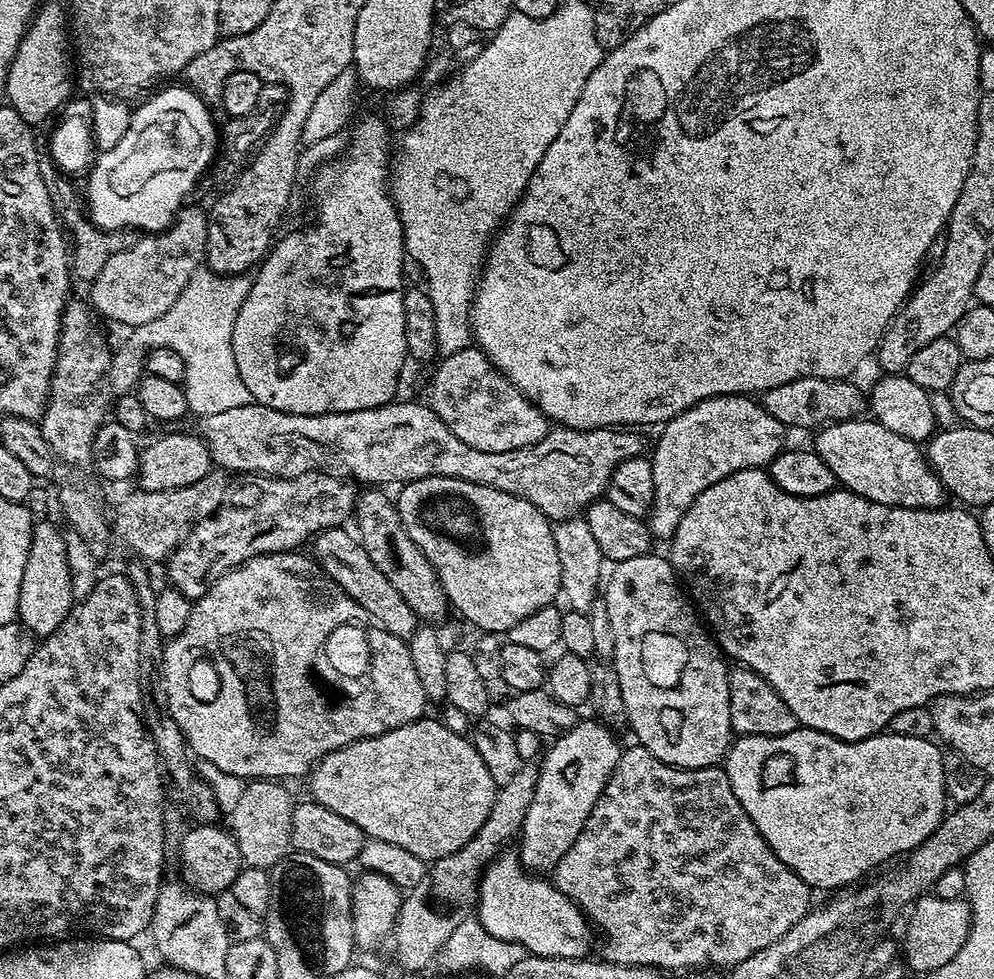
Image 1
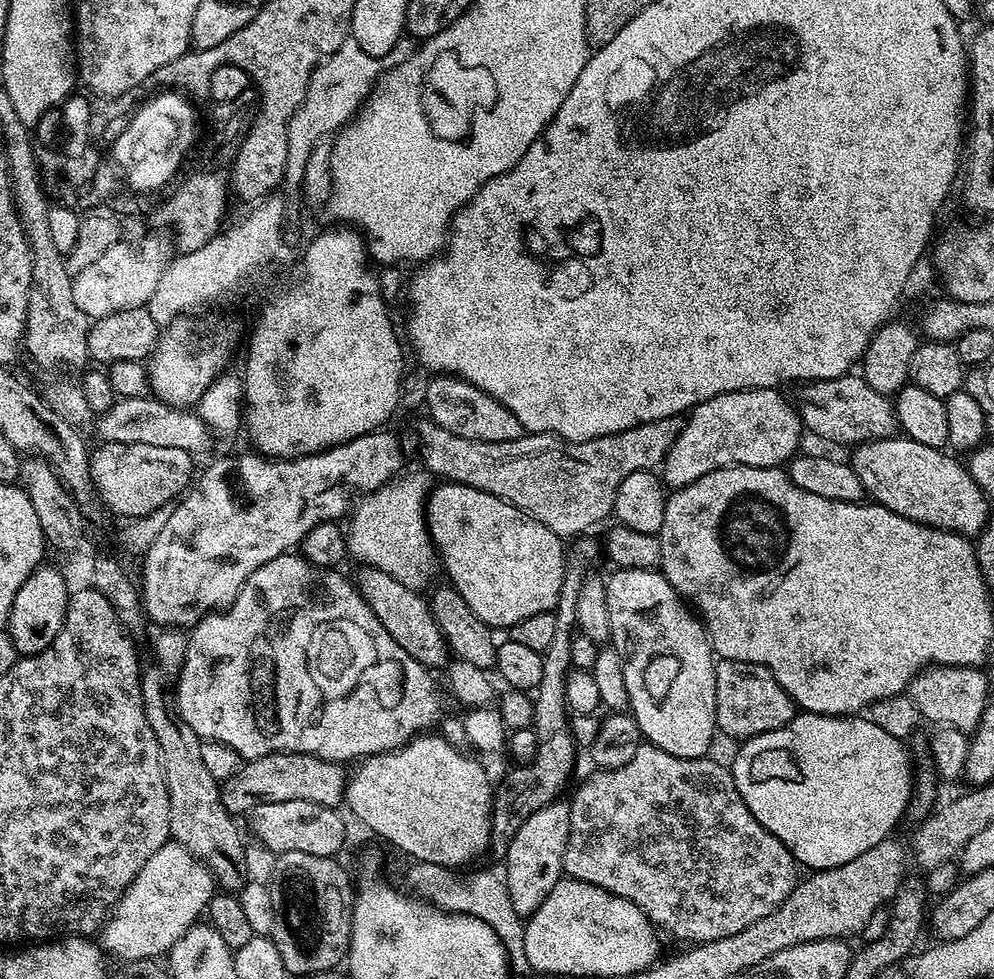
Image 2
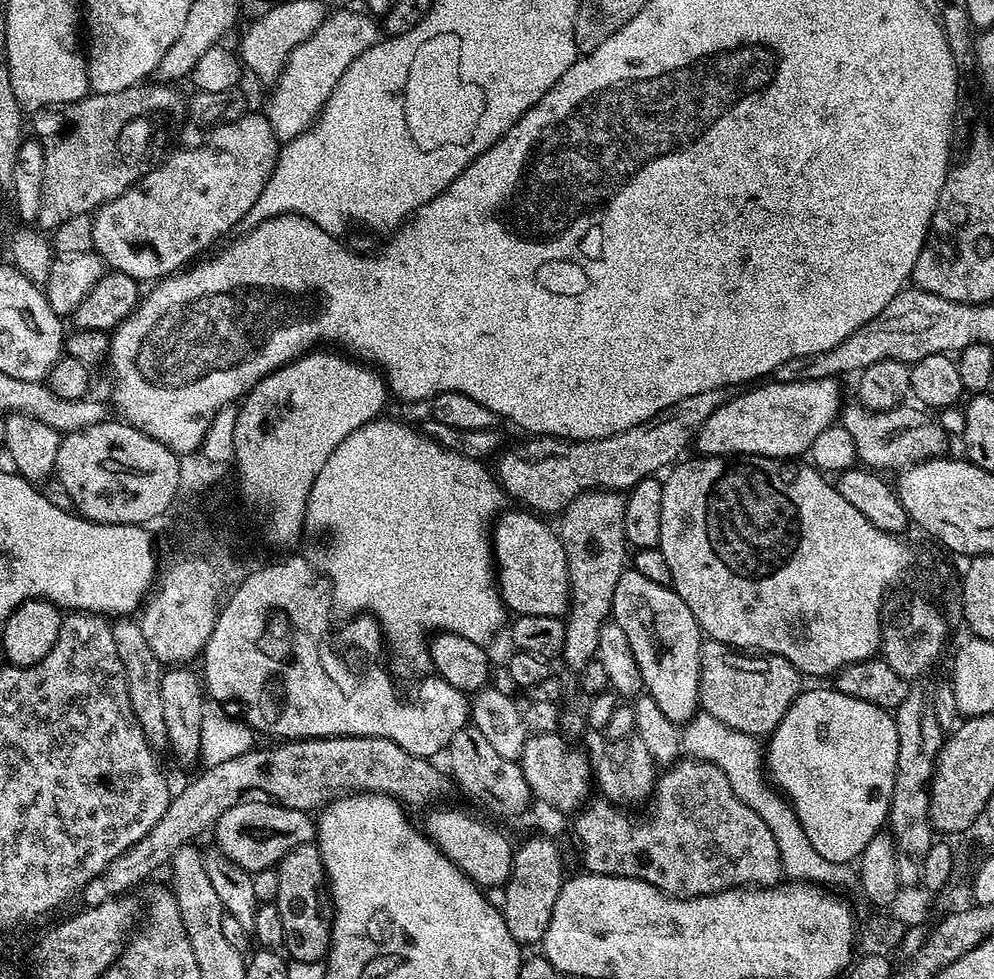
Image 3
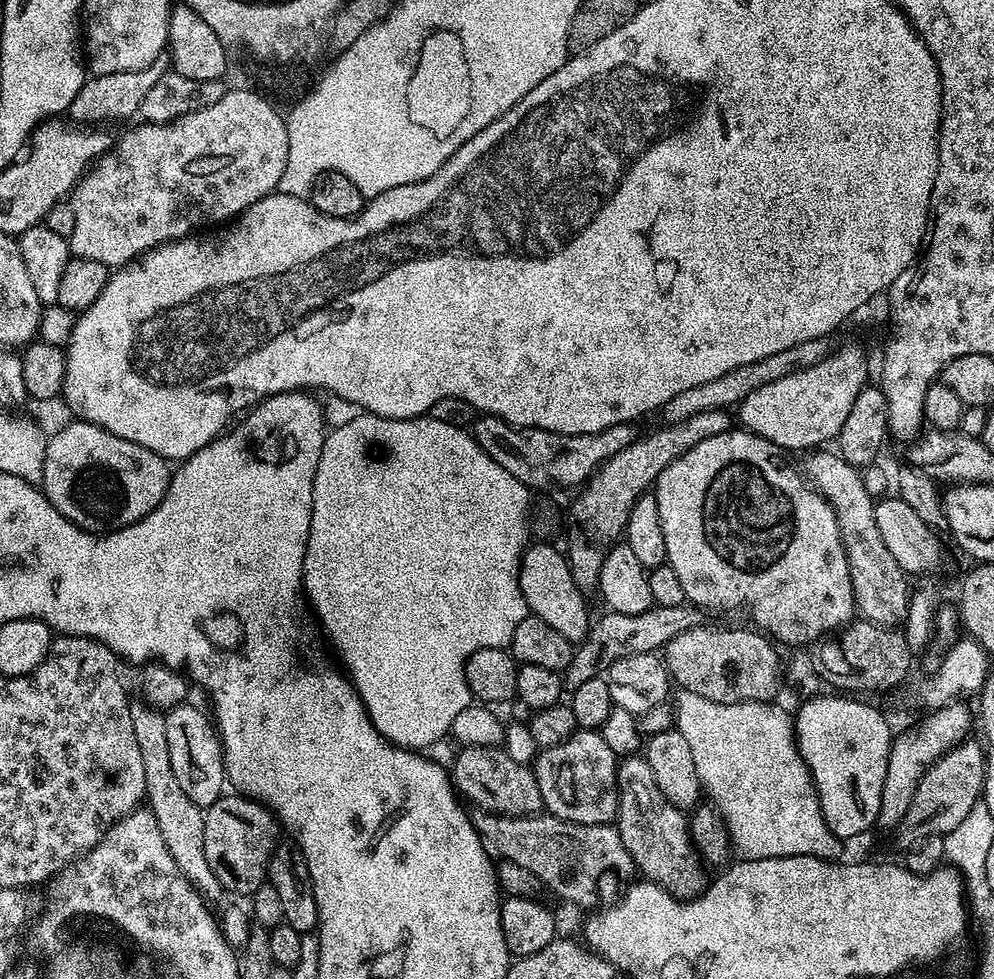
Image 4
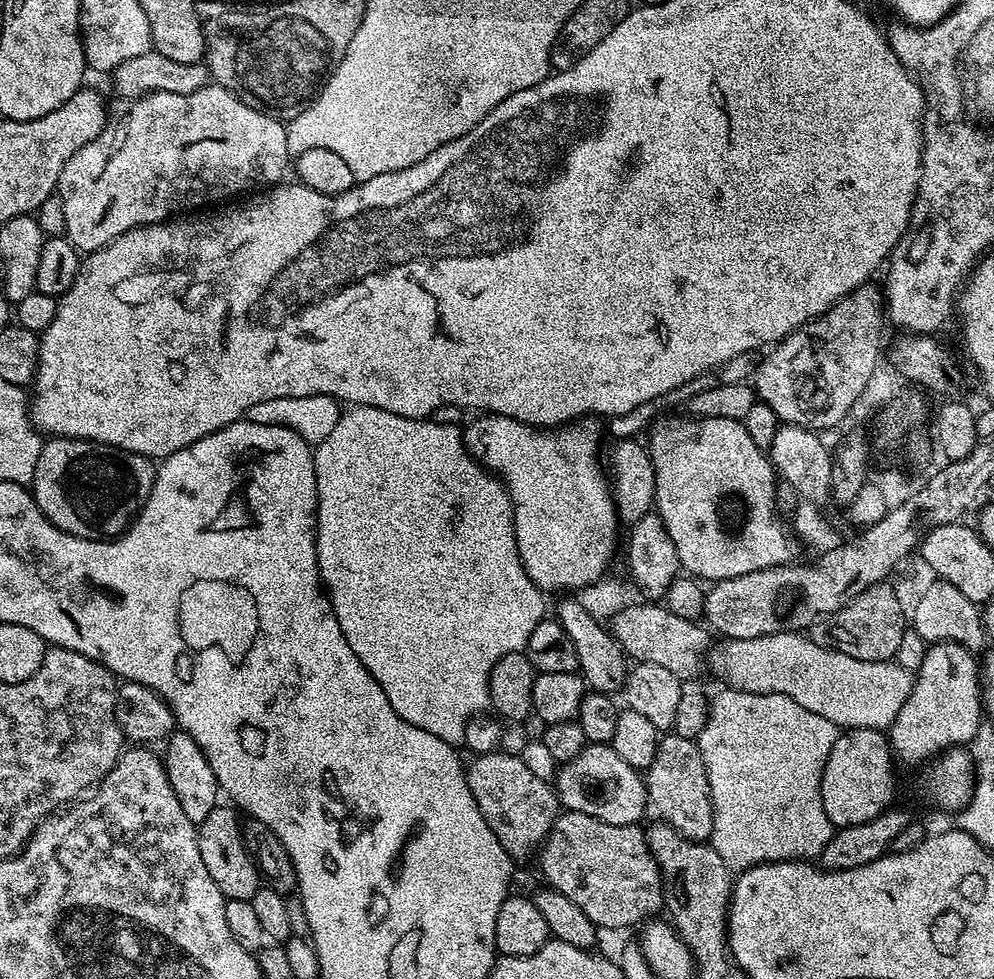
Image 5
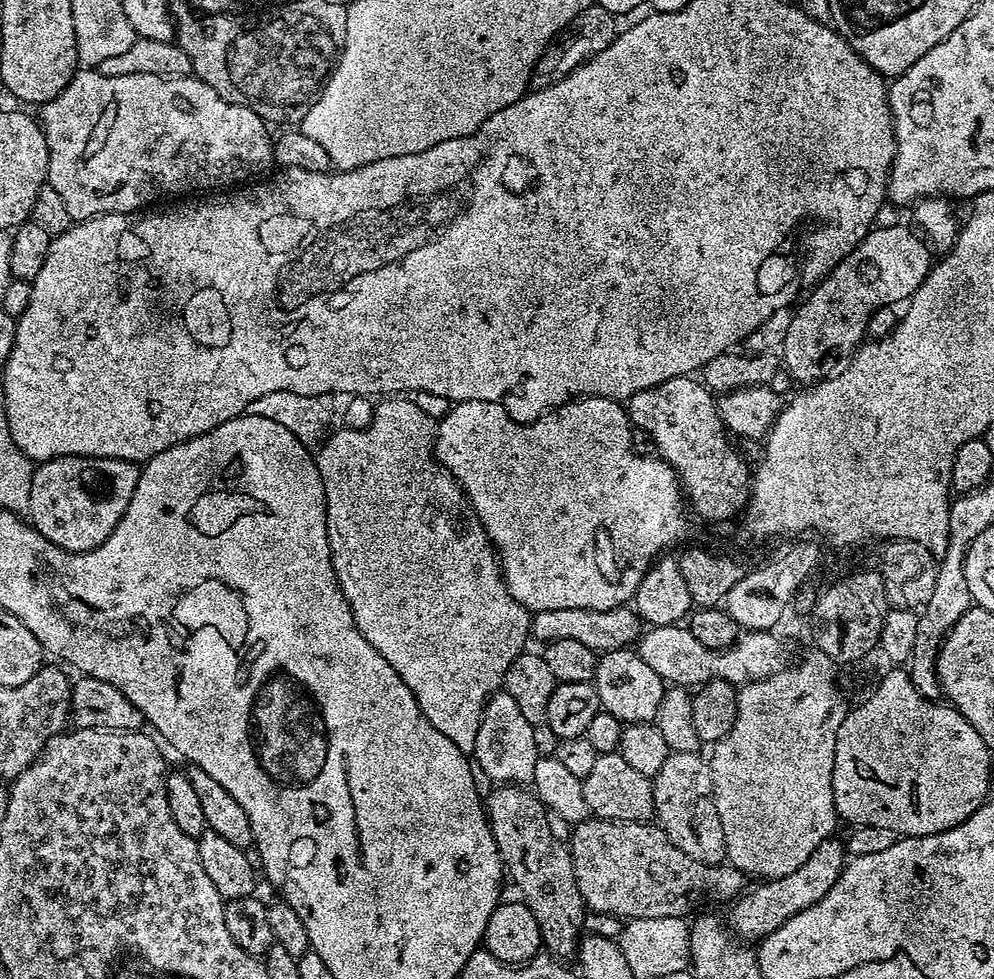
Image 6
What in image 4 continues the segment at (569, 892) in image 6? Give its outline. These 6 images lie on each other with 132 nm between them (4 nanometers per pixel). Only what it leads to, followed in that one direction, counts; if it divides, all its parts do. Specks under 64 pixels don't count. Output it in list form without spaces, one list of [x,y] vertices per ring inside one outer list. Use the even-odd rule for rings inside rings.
[[[463,747],[452,765],[453,783],[457,791],[470,798],[483,811],[500,816],[537,815],[542,809],[541,790],[535,771],[514,761],[501,747]]]

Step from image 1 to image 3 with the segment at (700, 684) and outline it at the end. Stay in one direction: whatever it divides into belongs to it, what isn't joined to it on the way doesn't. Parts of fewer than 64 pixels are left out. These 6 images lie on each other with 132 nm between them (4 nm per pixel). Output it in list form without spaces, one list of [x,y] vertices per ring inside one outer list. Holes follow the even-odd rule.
[[[626,570],[614,590],[611,619],[622,626],[644,682],[643,691],[654,698],[662,714],[677,726],[696,715],[700,702],[700,623],[690,614],[675,588],[650,582],[635,570]]]

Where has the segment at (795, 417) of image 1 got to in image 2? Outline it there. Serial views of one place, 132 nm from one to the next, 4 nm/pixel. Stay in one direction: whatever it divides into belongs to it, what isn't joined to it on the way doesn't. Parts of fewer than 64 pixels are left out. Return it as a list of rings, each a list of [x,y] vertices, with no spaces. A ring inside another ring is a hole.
[[[849,374],[833,380],[813,380],[794,396],[794,407],[800,414],[800,423],[816,436],[832,444],[855,446],[867,440],[886,440],[897,435],[896,405],[874,386],[864,381],[863,375]]]

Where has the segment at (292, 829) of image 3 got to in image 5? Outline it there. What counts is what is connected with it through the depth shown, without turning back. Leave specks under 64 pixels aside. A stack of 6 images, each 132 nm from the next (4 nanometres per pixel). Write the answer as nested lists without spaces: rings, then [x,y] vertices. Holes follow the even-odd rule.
[[[217,806],[210,810],[206,822],[198,825],[198,850],[202,853],[202,862],[206,865],[210,878],[214,878],[214,886],[222,890],[225,900],[251,900],[255,892],[262,887],[260,872],[244,844],[244,830],[237,809],[227,807]]]

